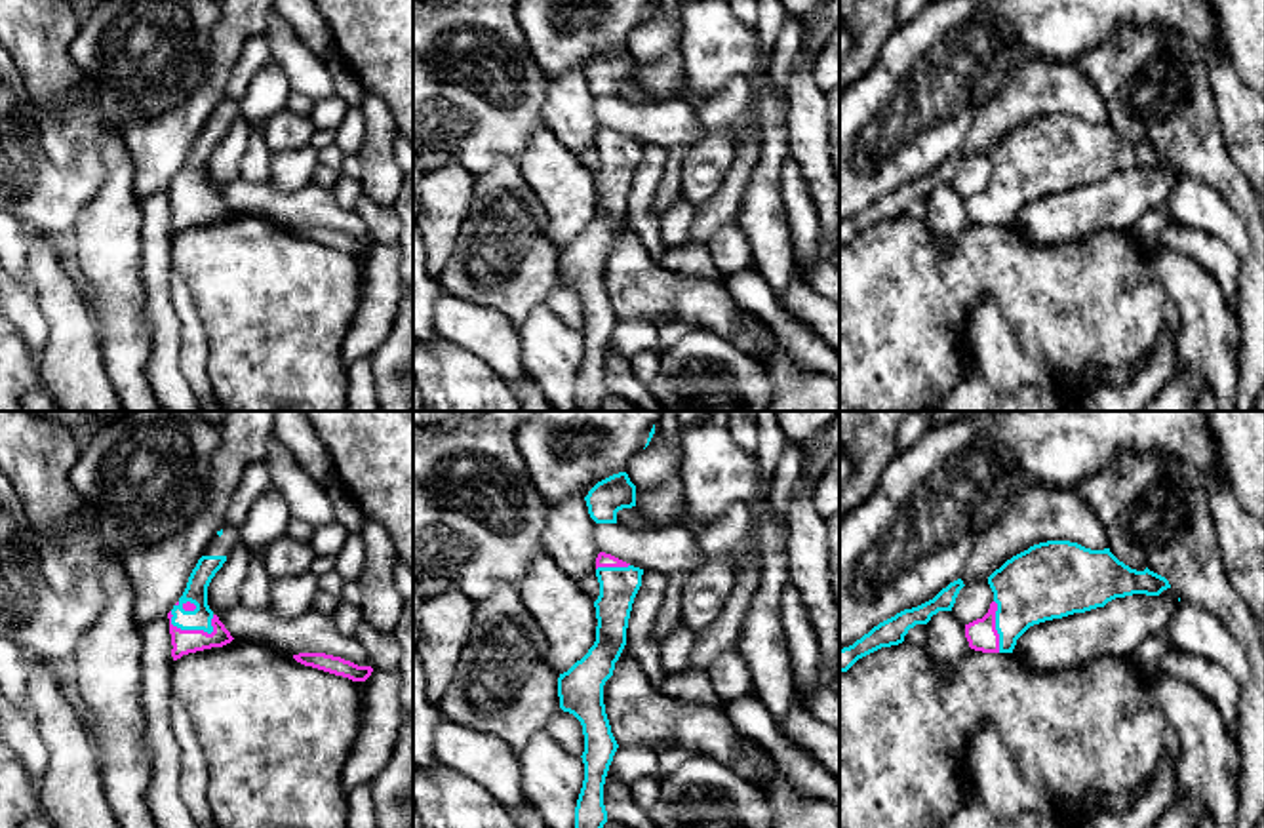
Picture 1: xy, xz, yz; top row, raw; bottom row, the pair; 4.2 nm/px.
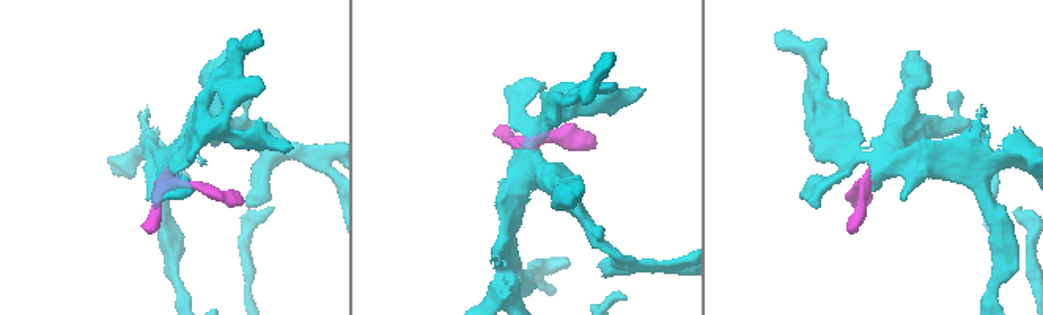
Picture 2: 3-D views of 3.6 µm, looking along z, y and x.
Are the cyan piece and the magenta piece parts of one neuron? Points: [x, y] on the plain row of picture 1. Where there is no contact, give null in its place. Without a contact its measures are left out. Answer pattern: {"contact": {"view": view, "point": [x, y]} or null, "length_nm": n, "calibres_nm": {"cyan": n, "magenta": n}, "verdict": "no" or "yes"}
{"contact": {"view": "xy", "point": [187, 202]}, "length_nm": 200, "calibres_nm": {"cyan": 100, "magenta": 100}, "verdict": "yes"}

